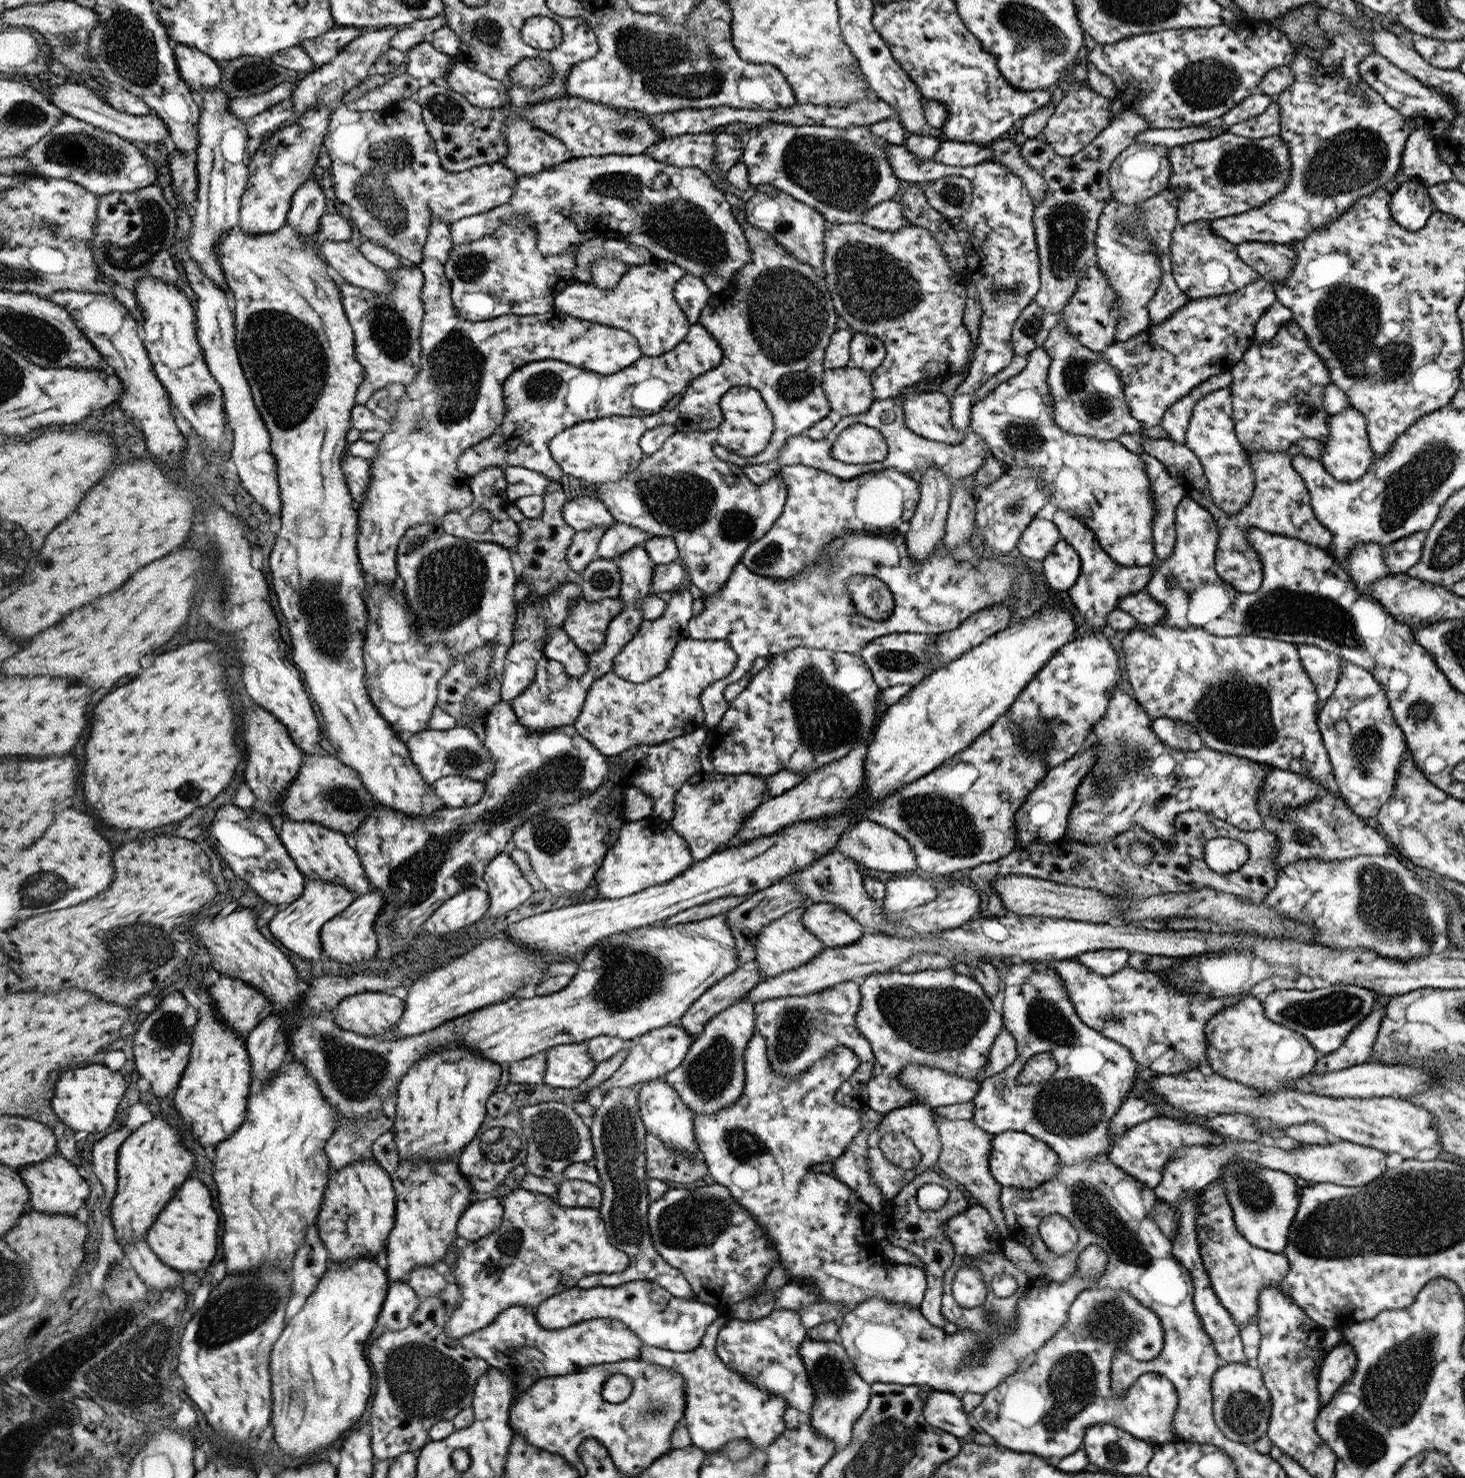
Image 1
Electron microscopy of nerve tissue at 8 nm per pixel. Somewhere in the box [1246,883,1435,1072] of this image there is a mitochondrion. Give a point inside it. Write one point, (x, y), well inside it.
(1336, 1009)

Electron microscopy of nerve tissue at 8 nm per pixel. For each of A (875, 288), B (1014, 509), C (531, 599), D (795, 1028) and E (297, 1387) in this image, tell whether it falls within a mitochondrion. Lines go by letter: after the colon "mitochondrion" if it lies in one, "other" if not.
A: mitochondrion
B: mitochondrion
C: other
D: mitochondrion
E: mitochondrion

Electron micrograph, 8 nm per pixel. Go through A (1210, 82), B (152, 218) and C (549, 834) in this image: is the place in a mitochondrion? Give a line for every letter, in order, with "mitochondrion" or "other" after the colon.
A: mitochondrion
B: mitochondrion
C: mitochondrion

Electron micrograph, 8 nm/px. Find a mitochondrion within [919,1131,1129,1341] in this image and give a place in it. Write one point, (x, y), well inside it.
(989, 1315)

